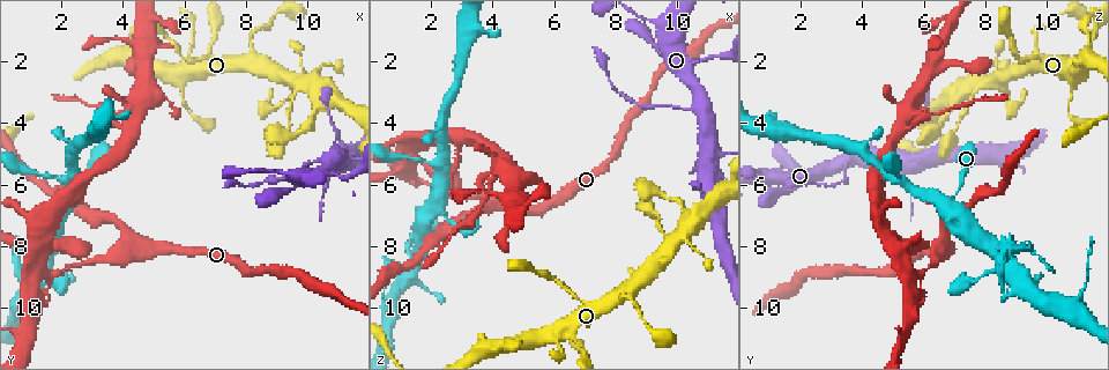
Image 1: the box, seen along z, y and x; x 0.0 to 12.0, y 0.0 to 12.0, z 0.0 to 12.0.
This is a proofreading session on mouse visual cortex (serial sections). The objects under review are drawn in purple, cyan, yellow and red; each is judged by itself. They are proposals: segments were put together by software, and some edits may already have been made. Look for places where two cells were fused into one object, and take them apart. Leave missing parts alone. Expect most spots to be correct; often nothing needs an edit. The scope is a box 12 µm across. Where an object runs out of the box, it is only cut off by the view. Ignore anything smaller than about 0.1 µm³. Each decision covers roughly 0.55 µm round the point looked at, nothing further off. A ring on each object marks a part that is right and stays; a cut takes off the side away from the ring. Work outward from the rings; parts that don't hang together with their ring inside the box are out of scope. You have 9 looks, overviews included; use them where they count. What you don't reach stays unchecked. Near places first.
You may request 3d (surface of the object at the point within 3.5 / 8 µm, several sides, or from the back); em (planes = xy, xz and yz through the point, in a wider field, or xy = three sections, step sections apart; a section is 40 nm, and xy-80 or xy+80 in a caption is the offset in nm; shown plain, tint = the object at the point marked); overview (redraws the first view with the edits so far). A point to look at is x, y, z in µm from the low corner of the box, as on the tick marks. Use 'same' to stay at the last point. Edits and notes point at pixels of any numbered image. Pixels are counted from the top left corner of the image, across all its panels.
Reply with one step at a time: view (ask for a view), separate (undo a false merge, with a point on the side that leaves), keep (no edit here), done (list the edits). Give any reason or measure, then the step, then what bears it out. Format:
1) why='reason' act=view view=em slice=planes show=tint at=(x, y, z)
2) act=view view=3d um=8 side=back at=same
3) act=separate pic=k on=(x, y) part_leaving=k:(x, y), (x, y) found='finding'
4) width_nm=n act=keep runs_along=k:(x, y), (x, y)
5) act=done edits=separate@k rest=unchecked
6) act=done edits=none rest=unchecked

why='calibre changes' act=view view=3d um=8 at=(10.9, 5.2, 3.5)

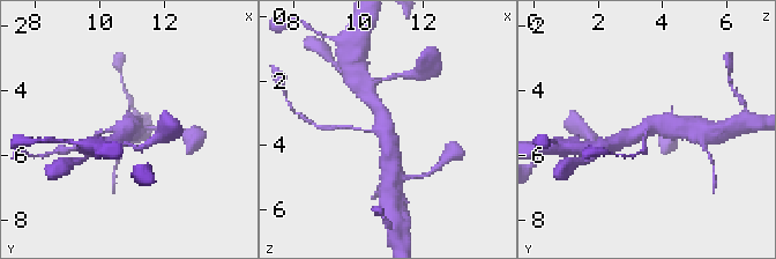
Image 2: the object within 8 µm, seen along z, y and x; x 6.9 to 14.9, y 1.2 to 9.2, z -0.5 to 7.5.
why='closer look' act=view view=3d um=3.5 at=(10.8, 5.2, 3.5)

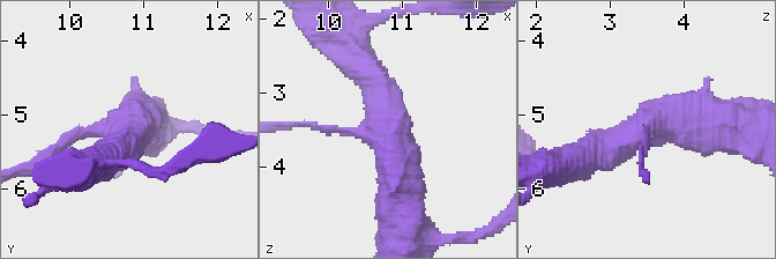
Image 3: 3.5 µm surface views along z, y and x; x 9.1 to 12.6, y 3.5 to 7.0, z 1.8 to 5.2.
arms=3 arm_widths_nm=100,450,600 why='now the EM' act=view view=em slice=planes show=tint at=(10.80, 5.25, 3.50)

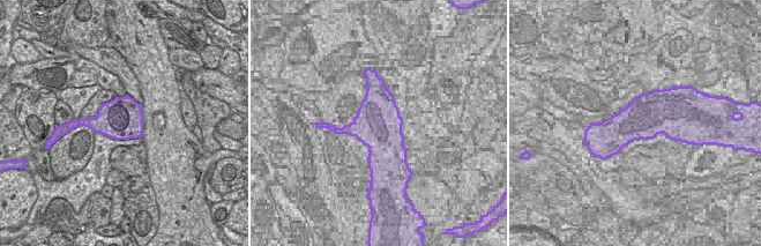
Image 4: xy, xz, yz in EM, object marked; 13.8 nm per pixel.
act=keep runs_along=3:(587, 158), (655, 123), (721, 126) found='continuous, no second cell'

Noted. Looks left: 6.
act=view view=3d um=8 side=back at=(4.6, 8.1, 6.7)

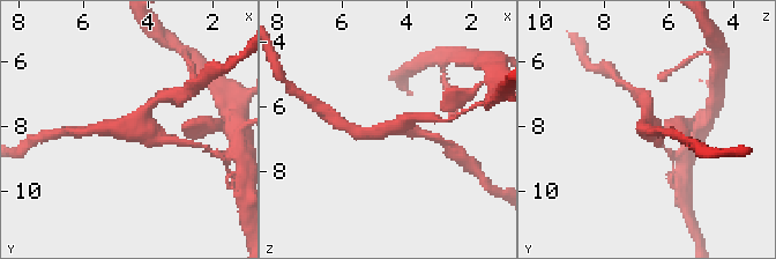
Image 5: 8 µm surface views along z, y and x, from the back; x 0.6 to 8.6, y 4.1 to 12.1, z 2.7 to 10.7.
why='zoom in' act=view view=3d um=3.5 at=(4.6, 8.1, 6.8)

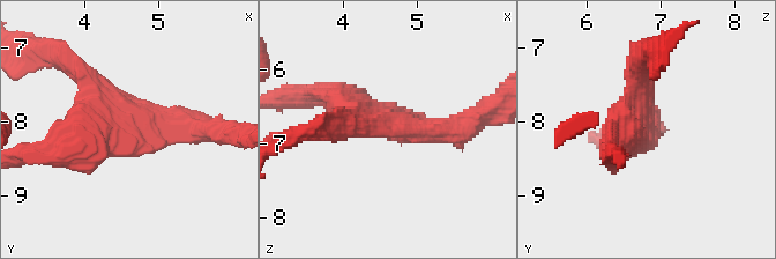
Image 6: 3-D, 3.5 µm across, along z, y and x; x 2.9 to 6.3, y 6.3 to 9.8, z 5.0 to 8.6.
arms=3 arm_widths_nm=300,400,450 why='need the tissue' act=view view=em slice=xy step=5 show=tint at=(4.60, 8.10, 6.70)

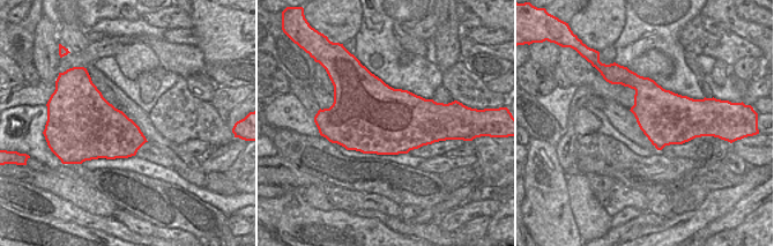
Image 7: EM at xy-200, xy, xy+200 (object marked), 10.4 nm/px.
act=separate pic=6 on=(36, 158) part_leaving=6:(82, 139), (53, 156), (32, 153) found='a second cell is stuck on'

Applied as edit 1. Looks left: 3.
act=view view=overview

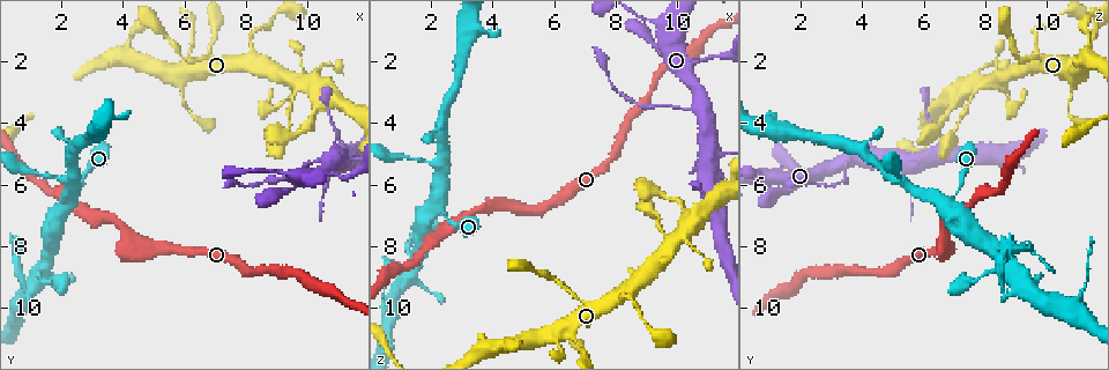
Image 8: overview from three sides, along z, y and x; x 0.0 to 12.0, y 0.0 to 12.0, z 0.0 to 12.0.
why='four or more arms meet' act=view view=3d um=3.5 at=(2.2, 6.6, 6.8)

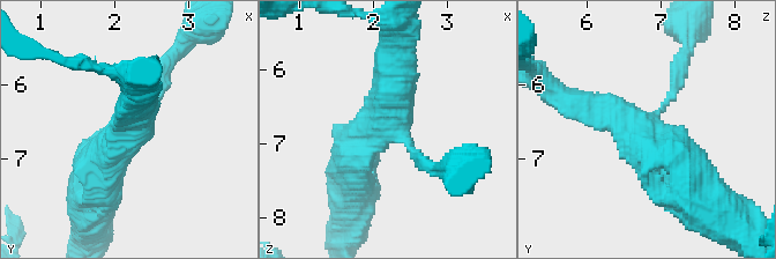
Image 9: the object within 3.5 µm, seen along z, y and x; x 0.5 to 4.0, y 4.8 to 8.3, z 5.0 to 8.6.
arms=4 arm_widths_nm=150,350,350,450 act=keep runs_along=9:(163, 75), (110, 150), (106, 193) found='continuous, no second cell'

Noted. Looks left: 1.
act=done edits=separate@6 rest=unchecked

